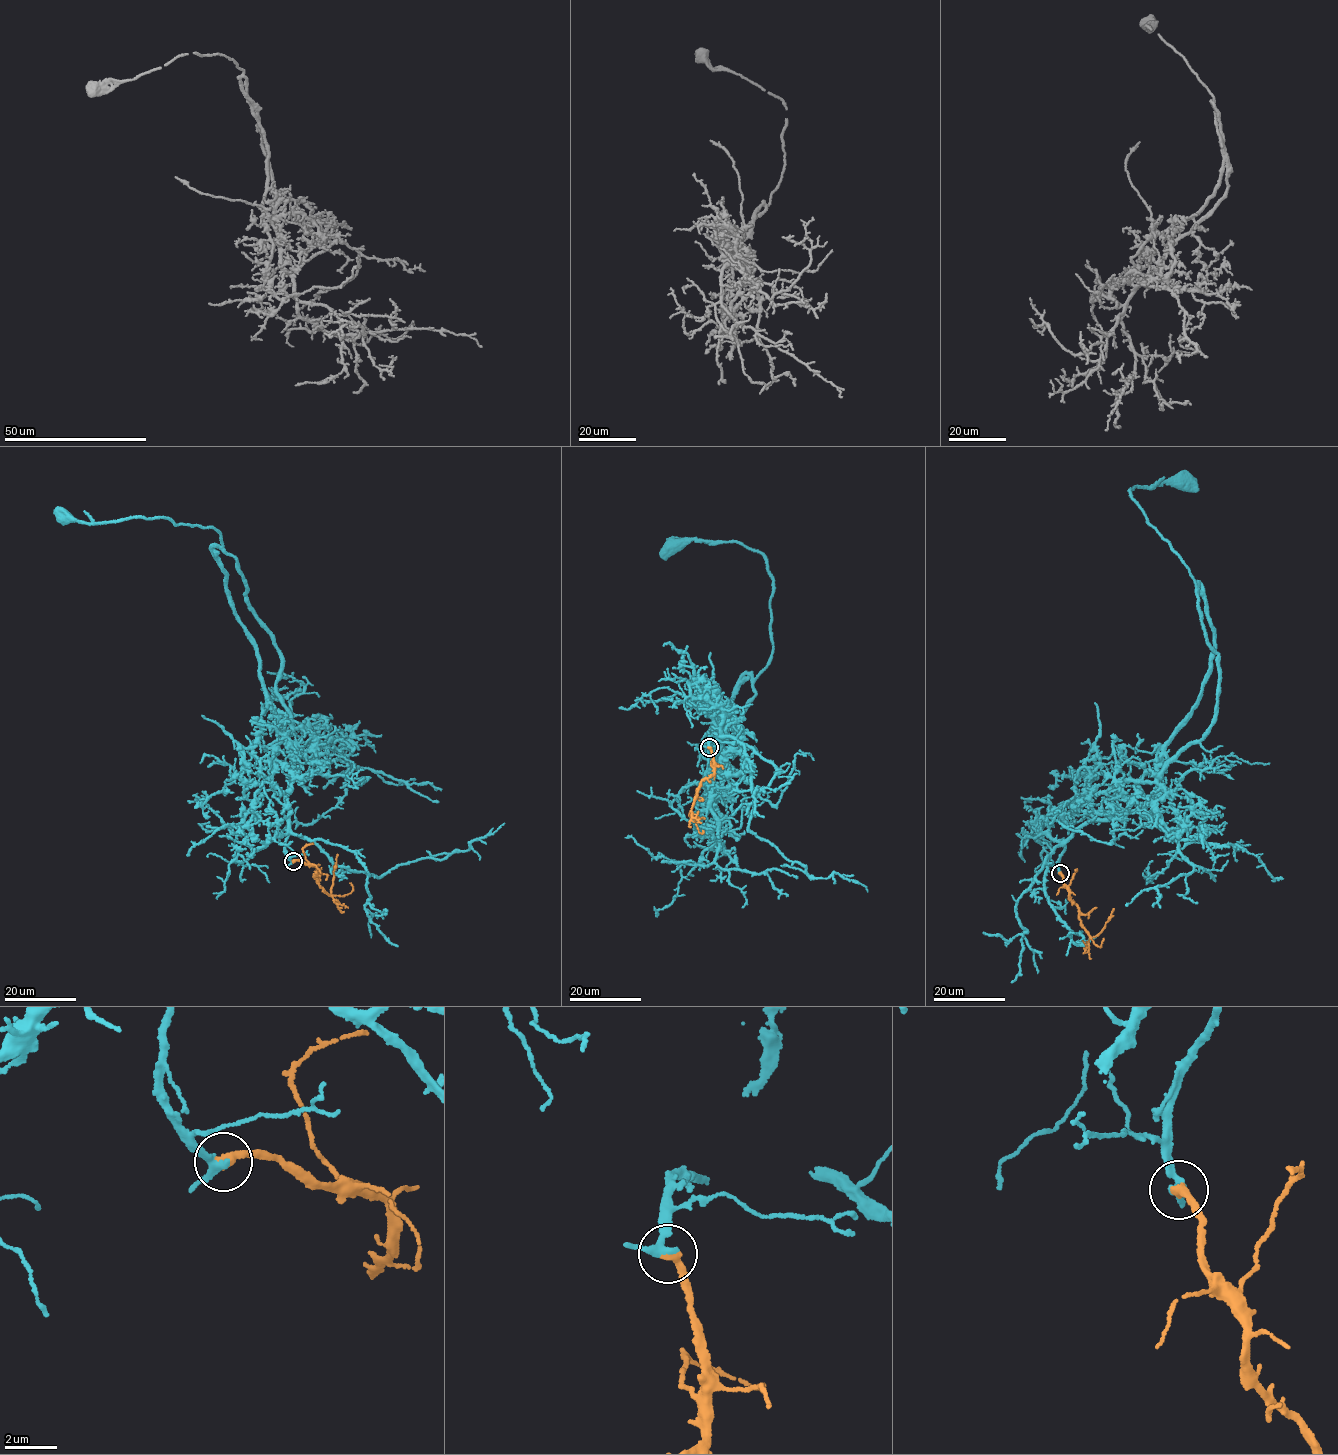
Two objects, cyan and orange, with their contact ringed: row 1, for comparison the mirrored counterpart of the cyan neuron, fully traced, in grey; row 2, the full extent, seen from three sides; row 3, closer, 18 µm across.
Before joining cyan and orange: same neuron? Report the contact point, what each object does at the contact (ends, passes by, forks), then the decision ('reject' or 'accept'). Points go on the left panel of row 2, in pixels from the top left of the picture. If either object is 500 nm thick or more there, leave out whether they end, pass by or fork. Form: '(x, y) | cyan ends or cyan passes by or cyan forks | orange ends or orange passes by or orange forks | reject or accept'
(293, 861) | cyan passes by | orange ends | accept

